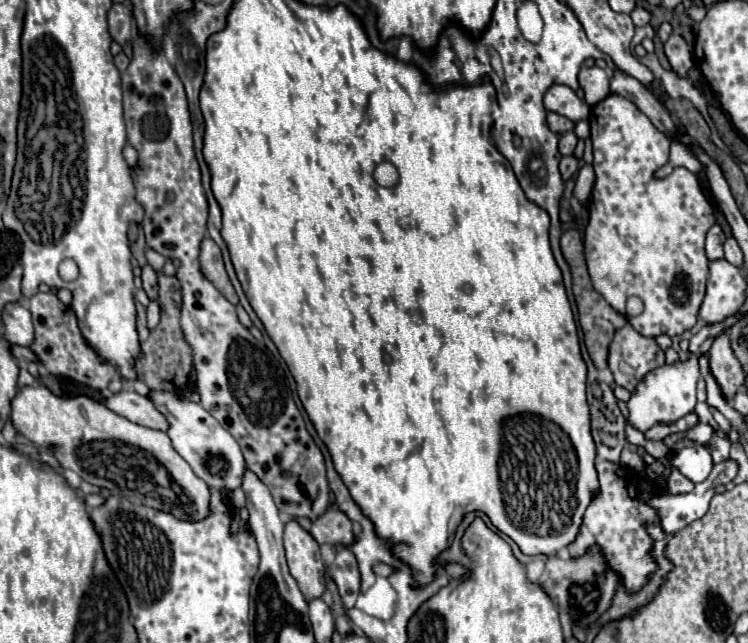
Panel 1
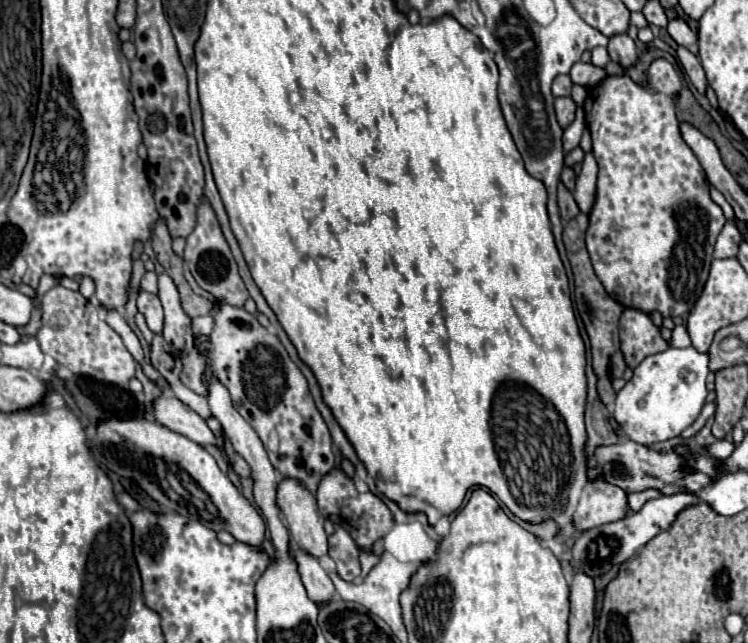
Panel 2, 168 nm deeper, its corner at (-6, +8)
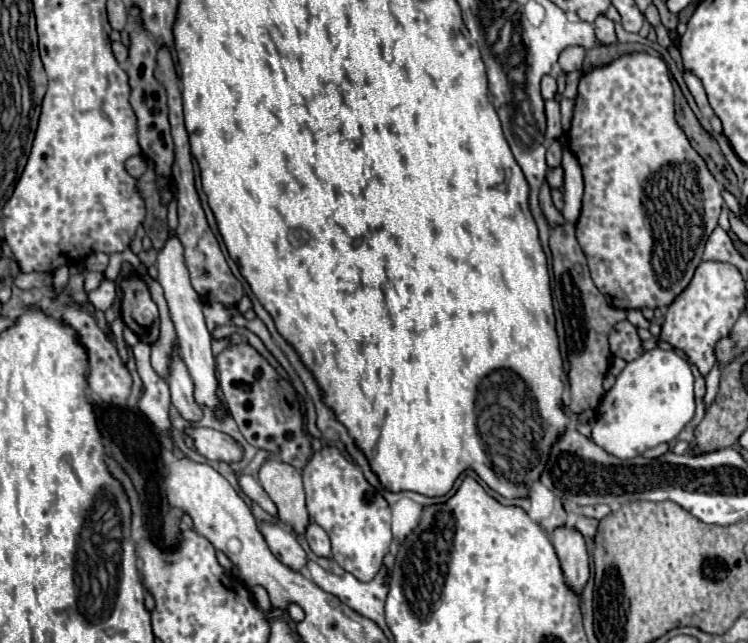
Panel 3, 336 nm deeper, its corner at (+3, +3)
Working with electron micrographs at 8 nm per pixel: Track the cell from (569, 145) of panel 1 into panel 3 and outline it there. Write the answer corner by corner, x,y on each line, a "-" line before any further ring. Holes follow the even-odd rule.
553,141
553,143
549,145
549,149
547,149
547,165
549,165
549,167
561,165
561,155
563,155
561,143
559,143
559,141

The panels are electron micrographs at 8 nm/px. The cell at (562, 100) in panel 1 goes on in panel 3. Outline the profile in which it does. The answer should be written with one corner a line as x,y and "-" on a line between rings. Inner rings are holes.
545,75
543,81
541,81
541,95
543,99
553,99
557,93
557,83
555,83
555,77
551,75

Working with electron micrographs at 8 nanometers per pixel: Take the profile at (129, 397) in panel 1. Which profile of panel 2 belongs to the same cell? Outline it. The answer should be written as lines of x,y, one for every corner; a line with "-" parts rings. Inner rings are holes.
166,392
166,396
162,396
154,402
154,418
162,426
190,438
192,442
196,442
200,446
216,444
216,436
208,428
206,420
200,418
192,408
188,408
184,402
180,402
170,392

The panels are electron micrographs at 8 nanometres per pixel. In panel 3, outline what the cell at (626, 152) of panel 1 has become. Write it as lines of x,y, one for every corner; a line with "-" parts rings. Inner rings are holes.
631,53
615,59
613,63
593,69
581,77
579,83
579,93
575,99
575,113
569,129
569,145
571,151
577,155
581,169
583,169
583,179
585,179
585,195
583,195
583,211
577,221
577,241
587,257
587,265
591,271
591,279
597,285
597,289
603,293
603,297
609,301
609,305
617,309
667,309
689,285
693,279
693,273
697,265
701,263
701,255
705,249
705,241
711,235
711,231
717,227
719,211
723,205
721,199
721,189
715,181
715,177
709,173
705,161
699,157
699,153
689,145
685,133
675,121
675,111
673,111
673,85
669,77
669,69
663,59
653,57
649,53

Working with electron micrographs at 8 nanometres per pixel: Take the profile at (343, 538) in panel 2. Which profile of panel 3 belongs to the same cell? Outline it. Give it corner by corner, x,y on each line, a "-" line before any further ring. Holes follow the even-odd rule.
311,523
311,525
309,525
305,539
307,539
311,551
313,551
317,557
331,559
331,541
329,541
329,535
327,535
317,523

